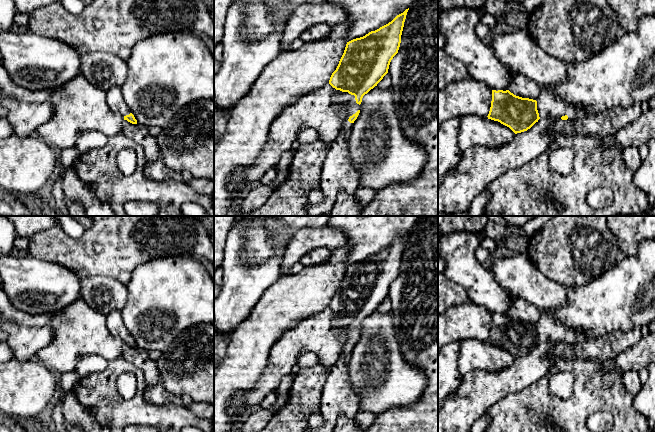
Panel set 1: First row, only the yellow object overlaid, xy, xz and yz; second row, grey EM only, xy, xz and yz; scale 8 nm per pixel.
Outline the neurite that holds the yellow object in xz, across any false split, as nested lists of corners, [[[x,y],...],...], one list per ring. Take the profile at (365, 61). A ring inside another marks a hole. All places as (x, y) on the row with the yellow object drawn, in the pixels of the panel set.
[[[408,10],[379,29],[347,42],[330,77],[329,84],[336,89],[334,102],[346,106],[341,131],[347,139],[360,113],[363,96],[388,73],[390,62],[398,53]]]

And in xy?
[[[111,87],[106,92],[106,101],[108,107],[113,112],[121,114],[124,117],[124,120],[127,120],[132,124],[137,124],[137,120],[123,99],[121,87]]]

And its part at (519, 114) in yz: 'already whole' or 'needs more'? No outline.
needs more

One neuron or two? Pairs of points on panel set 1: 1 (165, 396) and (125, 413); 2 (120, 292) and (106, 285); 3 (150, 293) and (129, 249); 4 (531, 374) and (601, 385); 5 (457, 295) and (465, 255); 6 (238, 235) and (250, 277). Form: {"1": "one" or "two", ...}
{"1": "two", "2": "one", "3": "two", "4": "two", "5": "two", "6": "one"}

